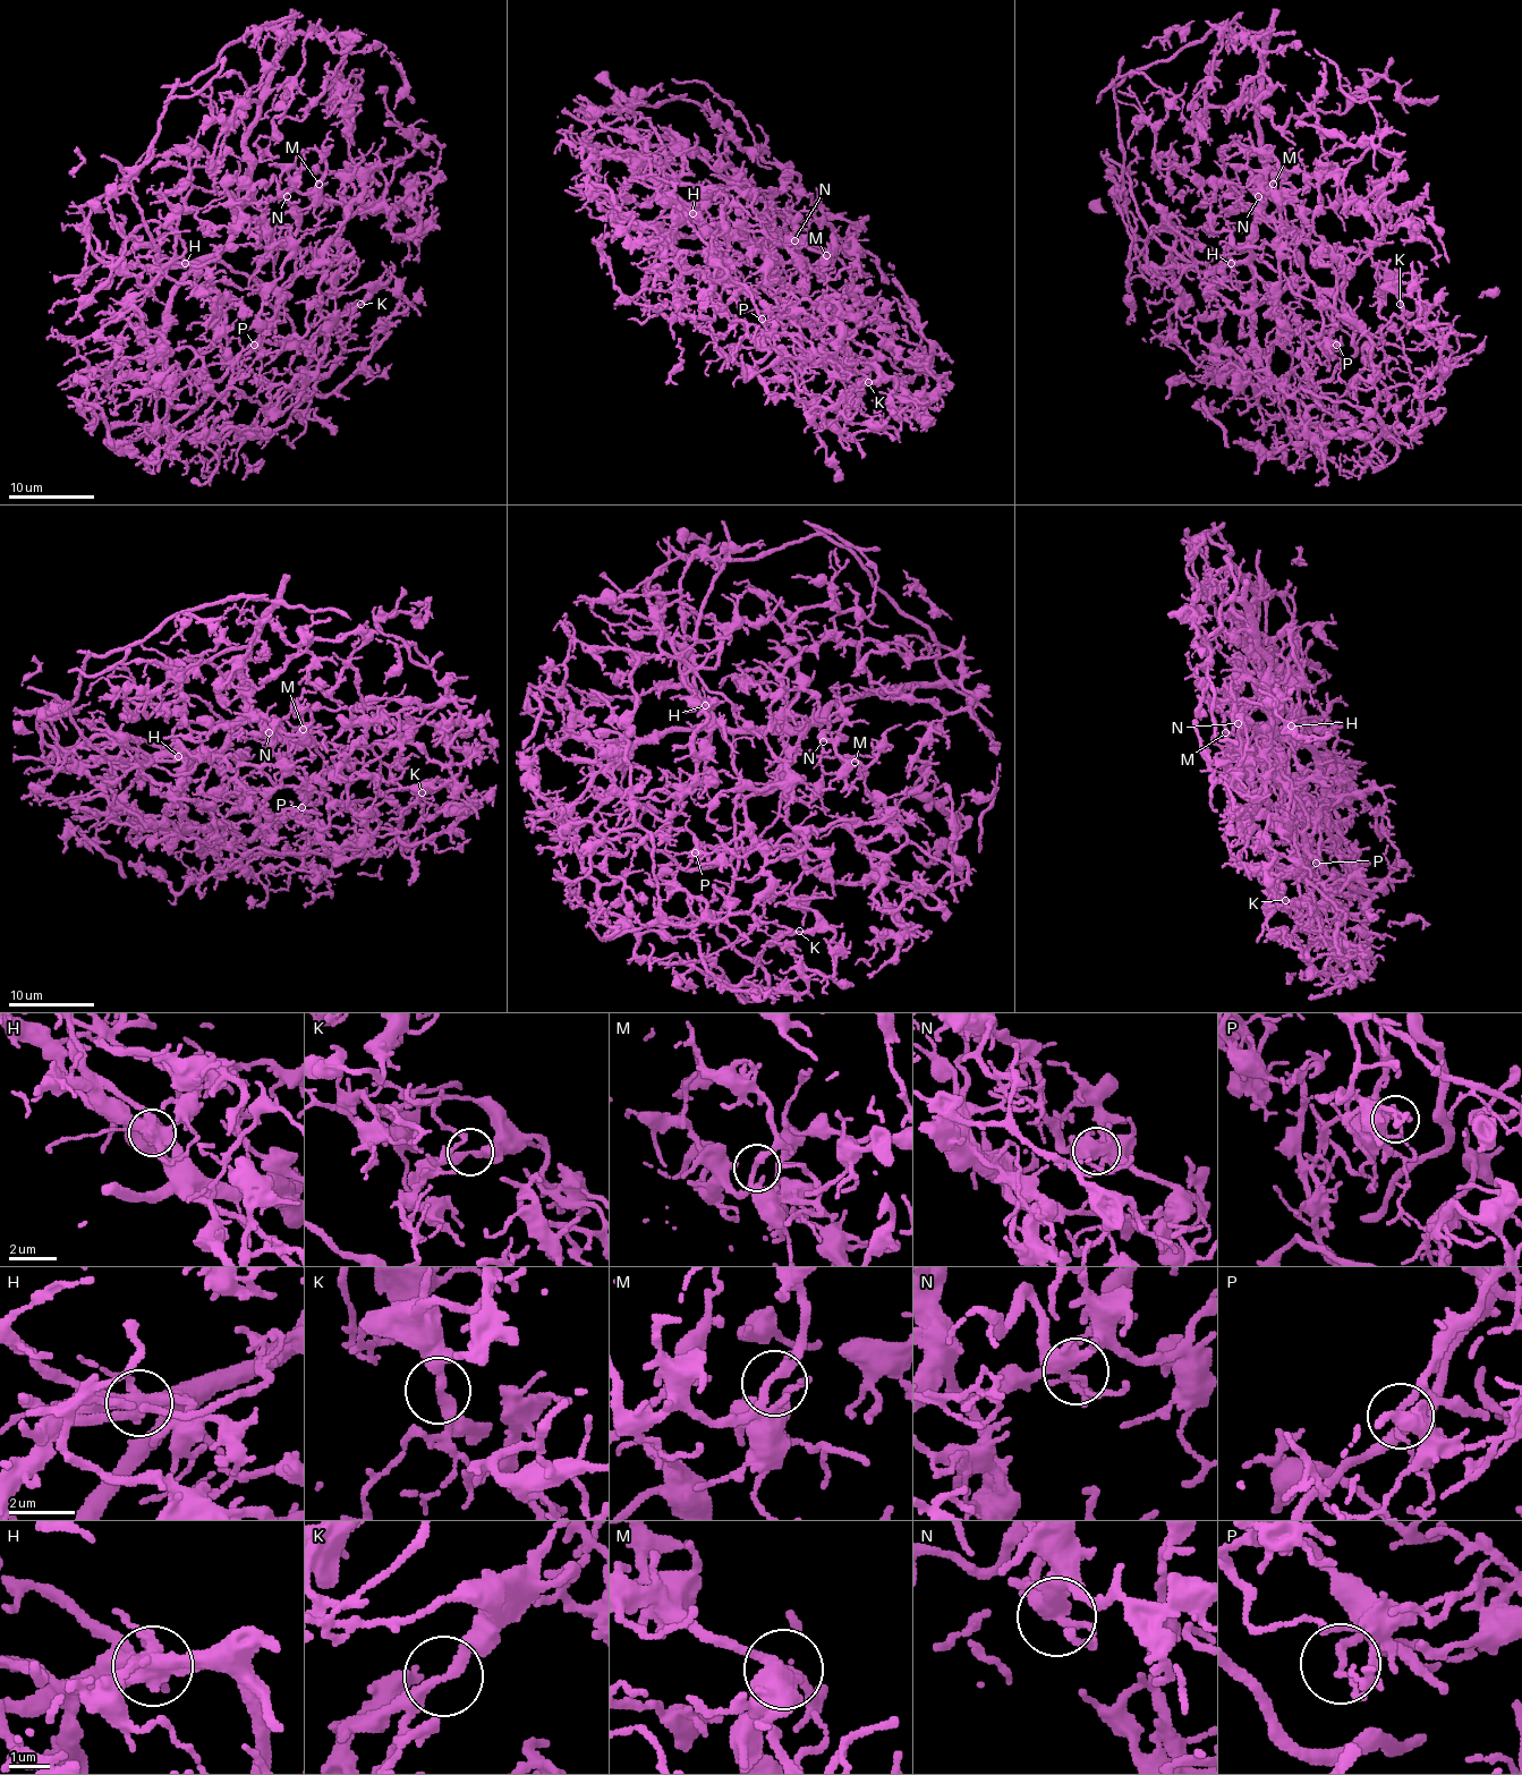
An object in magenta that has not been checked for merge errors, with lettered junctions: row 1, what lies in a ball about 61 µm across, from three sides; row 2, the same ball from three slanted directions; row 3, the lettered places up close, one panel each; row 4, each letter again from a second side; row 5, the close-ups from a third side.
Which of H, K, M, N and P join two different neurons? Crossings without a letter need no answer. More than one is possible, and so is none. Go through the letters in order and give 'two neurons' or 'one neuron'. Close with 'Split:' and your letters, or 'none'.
H: two neurons
K: one neuron
M: one neuron
N: one neuron
P: two neurons
Split: H, P

